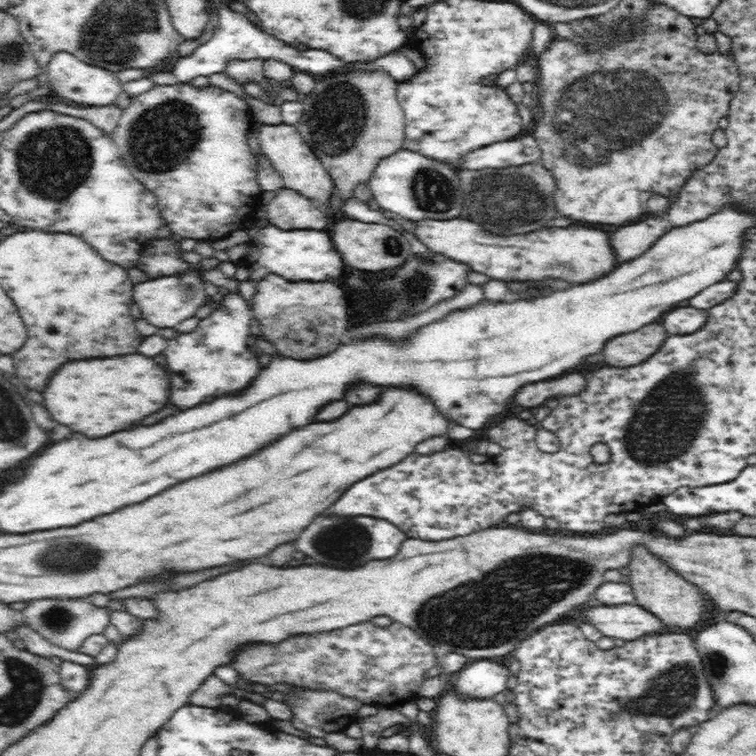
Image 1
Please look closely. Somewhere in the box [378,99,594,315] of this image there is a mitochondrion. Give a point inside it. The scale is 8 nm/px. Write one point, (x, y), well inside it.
(518, 199)

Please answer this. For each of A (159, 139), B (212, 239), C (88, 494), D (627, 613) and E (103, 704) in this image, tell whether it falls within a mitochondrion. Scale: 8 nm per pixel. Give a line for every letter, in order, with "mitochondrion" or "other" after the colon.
A: mitochondrion
B: other
C: other
D: other
E: other

